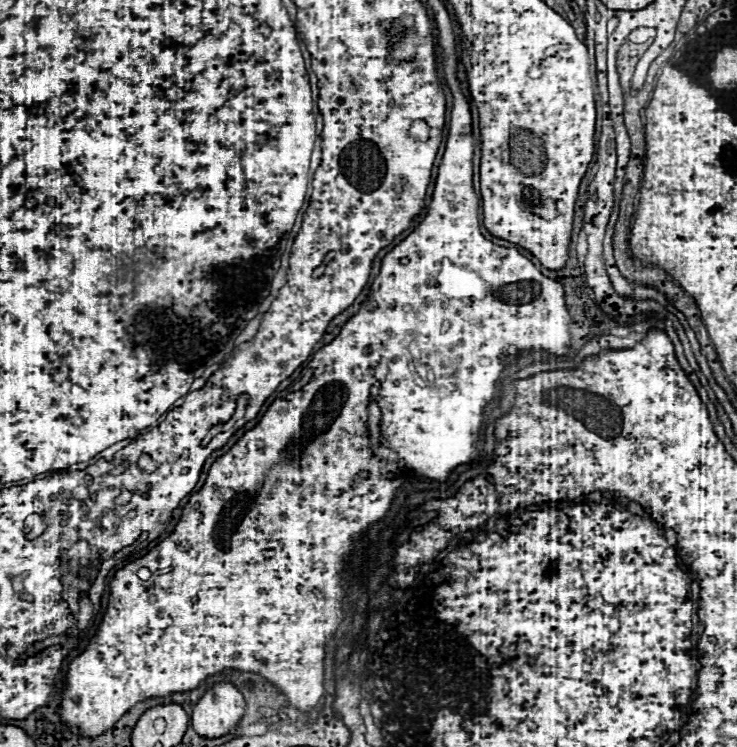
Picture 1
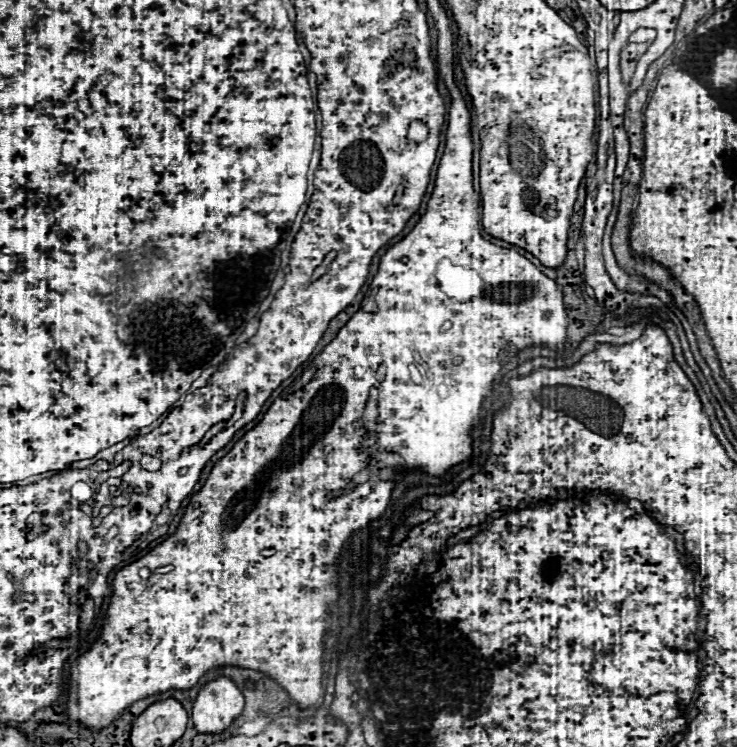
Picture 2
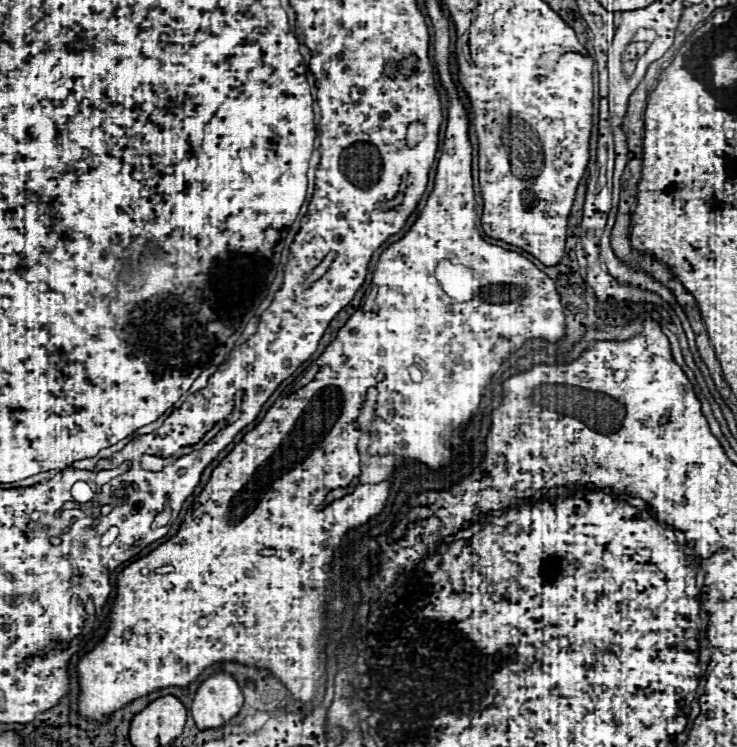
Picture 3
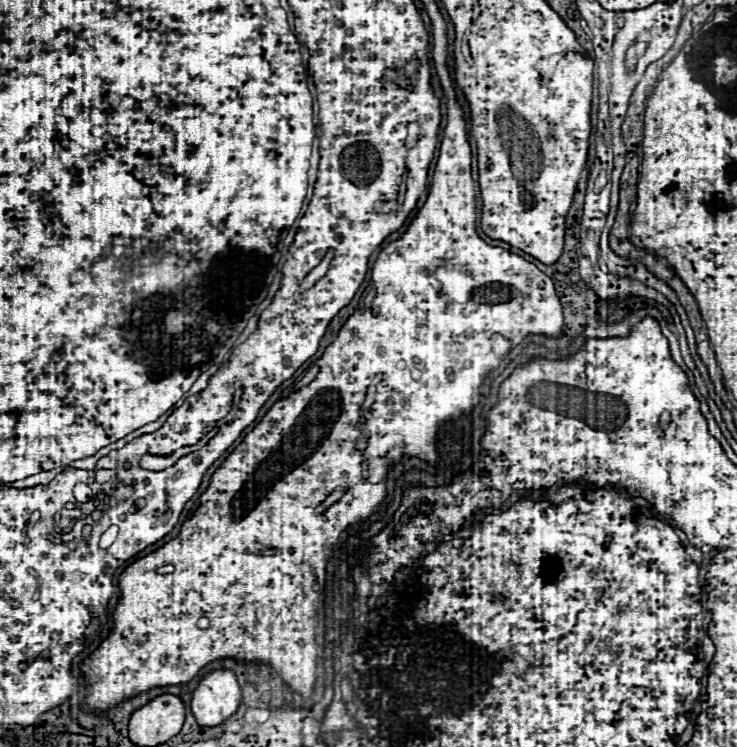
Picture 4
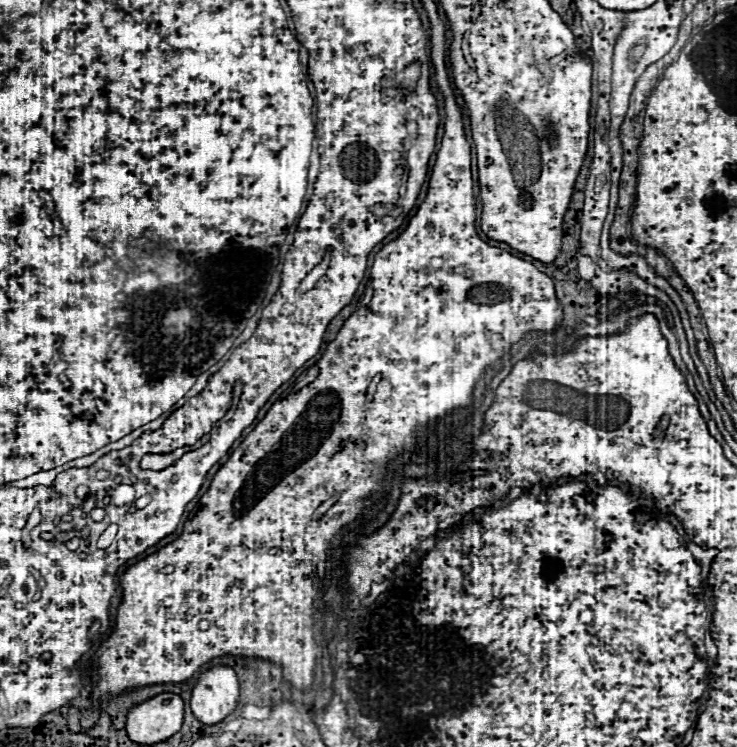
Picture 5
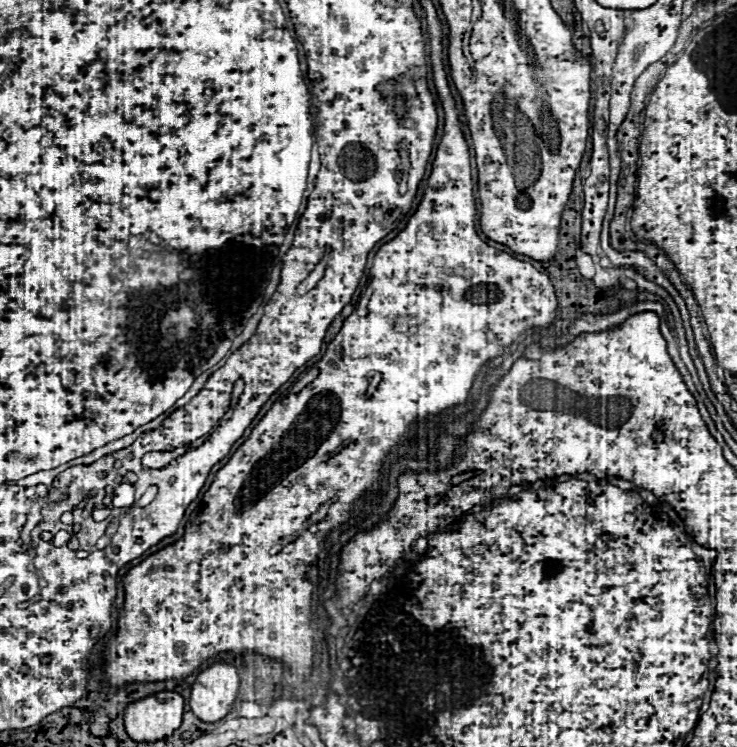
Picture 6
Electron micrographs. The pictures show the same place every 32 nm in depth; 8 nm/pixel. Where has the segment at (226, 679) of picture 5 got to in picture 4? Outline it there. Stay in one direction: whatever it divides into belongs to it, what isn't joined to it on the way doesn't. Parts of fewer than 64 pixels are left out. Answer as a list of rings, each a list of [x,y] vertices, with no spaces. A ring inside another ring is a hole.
[[[212,670],[202,676],[192,696],[192,714],[200,726],[218,726],[240,706],[240,686],[232,670]]]

